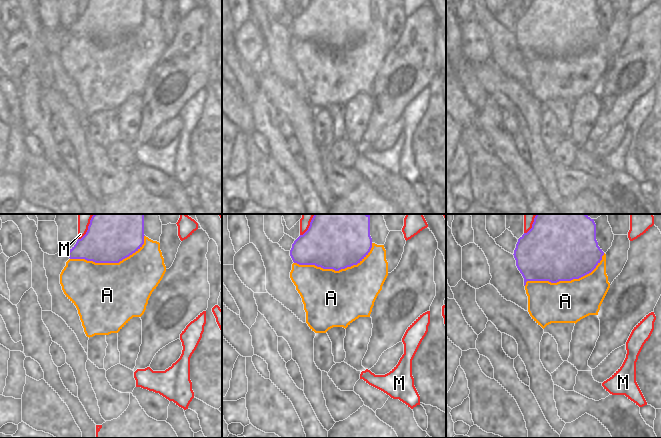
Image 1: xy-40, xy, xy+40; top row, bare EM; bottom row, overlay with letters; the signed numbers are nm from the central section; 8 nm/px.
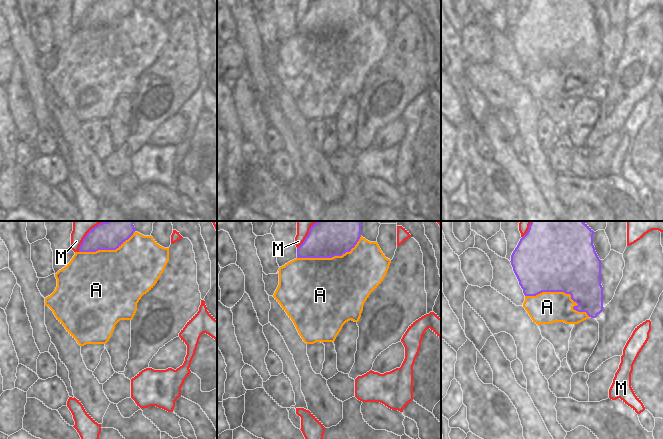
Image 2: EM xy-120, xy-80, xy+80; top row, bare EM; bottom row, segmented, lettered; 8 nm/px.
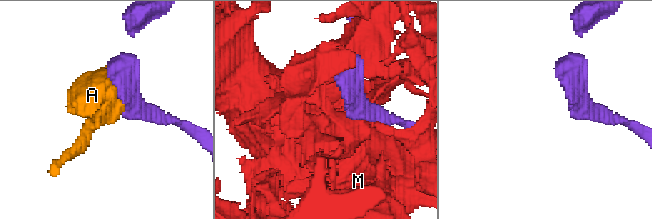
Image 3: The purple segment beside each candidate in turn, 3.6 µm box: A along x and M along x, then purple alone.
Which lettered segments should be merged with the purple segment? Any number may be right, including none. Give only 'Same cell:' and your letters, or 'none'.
Same cell: none

